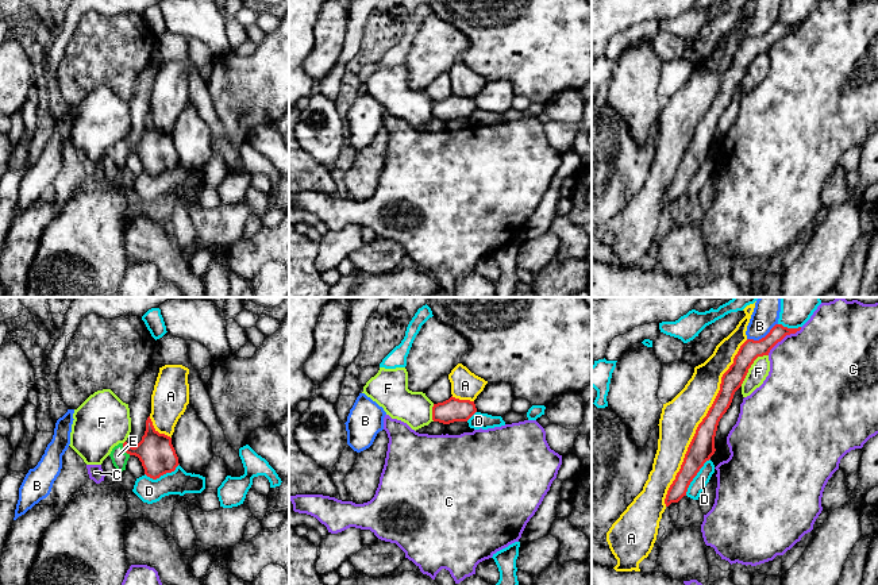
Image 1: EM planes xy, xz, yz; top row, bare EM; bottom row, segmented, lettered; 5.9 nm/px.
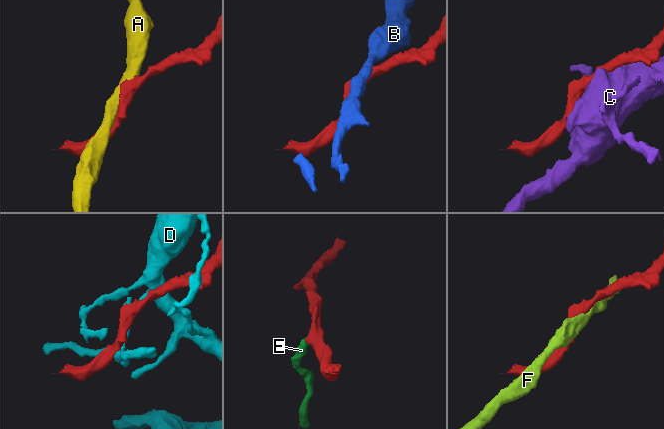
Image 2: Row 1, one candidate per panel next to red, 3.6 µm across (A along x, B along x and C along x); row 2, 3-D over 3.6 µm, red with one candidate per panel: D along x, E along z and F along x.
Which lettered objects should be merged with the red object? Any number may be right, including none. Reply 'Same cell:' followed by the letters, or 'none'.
Same cell: E

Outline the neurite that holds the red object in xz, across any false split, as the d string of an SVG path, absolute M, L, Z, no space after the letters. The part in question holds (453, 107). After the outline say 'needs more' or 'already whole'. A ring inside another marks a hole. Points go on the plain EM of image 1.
M450 95L443 100L434 101L432 118L443 122L467 119L477 109L474 99Z; already whole

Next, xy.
M150 113L146 118L145 132L135 145L127 139L119 141L109 151L118 169L126 168L127 158L131 153L139 155L145 166L145 172L153 177L174 169L180 162L176 147L172 142L172 135L165 131L159 131L154 126Z; needs more

